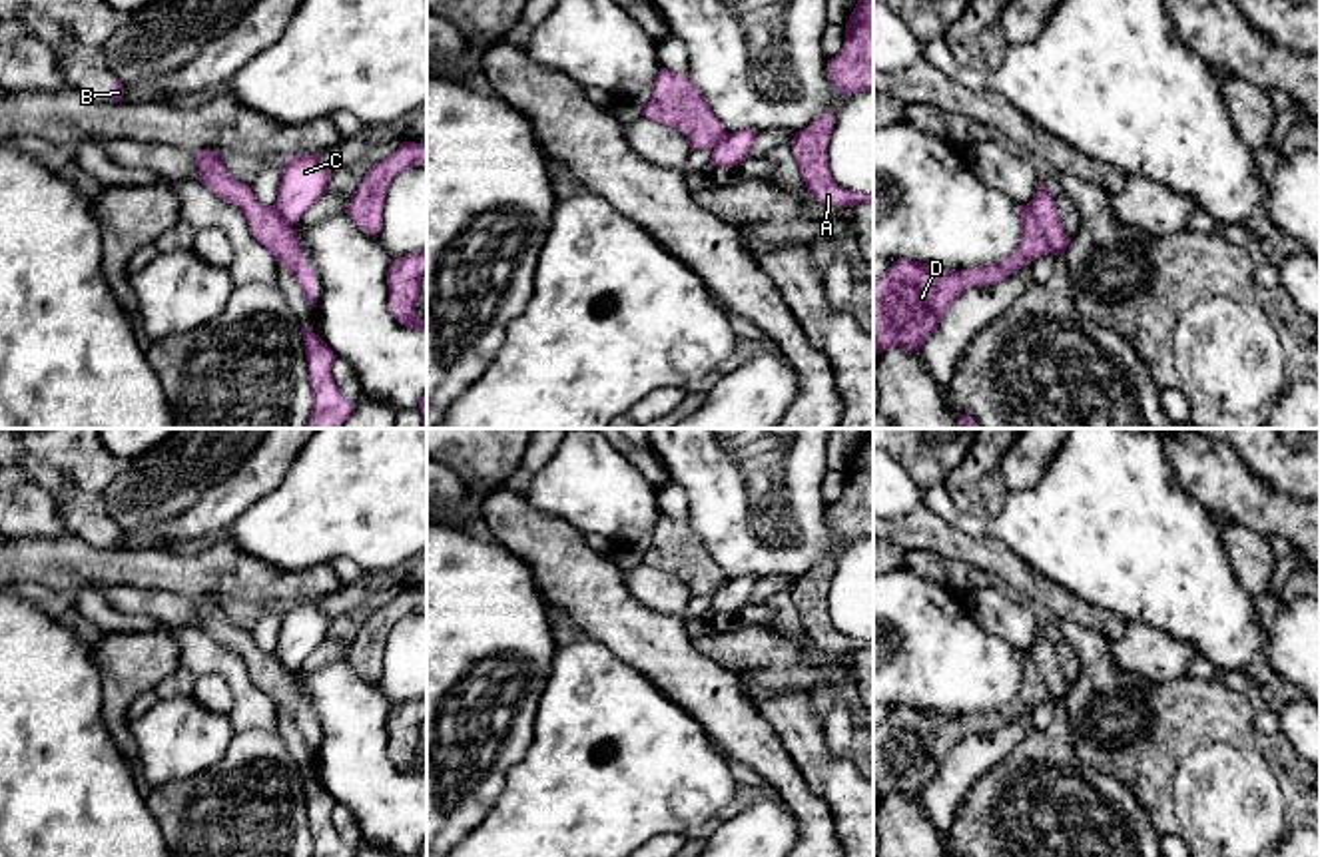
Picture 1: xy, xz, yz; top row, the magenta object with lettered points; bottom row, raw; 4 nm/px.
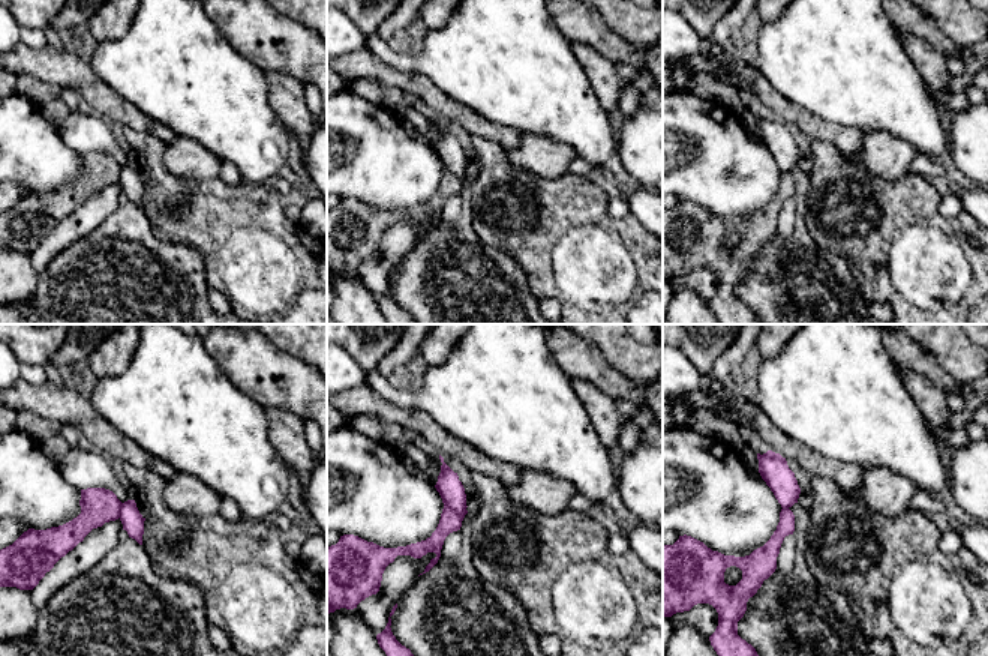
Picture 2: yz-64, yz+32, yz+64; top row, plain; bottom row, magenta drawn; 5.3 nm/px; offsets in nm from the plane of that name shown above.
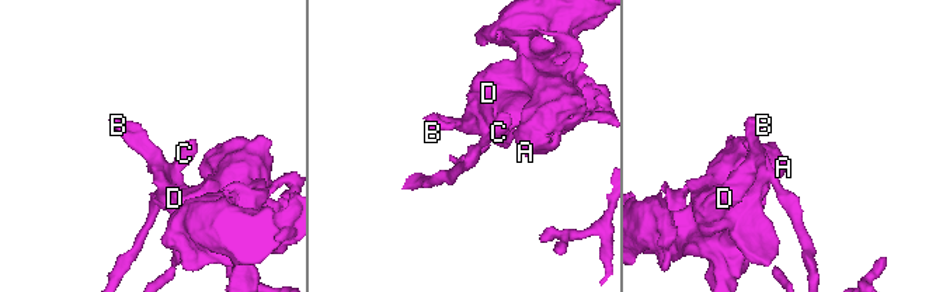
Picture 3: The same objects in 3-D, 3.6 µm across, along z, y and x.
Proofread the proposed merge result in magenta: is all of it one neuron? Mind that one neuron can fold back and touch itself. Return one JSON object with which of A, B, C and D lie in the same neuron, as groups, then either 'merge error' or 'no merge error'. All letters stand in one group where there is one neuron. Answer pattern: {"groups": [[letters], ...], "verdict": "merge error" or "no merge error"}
{"groups": [["A", "B", "D"], ["C"]], "verdict": "merge error"}

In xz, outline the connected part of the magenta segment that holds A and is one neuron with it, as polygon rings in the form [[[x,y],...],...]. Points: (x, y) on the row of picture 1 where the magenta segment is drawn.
[[[833,112],[818,118],[792,140],[792,149],[808,191],[827,207],[853,207],[873,203],[873,193],[843,189],[831,177],[827,145],[833,130]]]

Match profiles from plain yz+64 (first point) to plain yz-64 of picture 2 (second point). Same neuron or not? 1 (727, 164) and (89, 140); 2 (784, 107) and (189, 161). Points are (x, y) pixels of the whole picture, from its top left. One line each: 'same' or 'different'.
1: different
2: different

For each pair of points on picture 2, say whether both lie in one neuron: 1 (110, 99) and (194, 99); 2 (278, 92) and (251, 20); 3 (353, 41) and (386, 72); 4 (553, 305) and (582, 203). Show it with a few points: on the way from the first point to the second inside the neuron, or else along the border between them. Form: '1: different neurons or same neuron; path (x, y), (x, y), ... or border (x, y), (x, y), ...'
1: different neurons; border (98, 78), (104, 80), (155, 120)
2: different neurons; border (264, 71), (285, 72), (303, 84)
3: different neurons; border (365, 45), (342, 57)
4: different neurons; border (540, 299), (556, 299), (561, 308)

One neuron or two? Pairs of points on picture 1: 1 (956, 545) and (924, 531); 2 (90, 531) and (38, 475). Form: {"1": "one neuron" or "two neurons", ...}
{"1": "one neuron", "2": "one neuron"}

